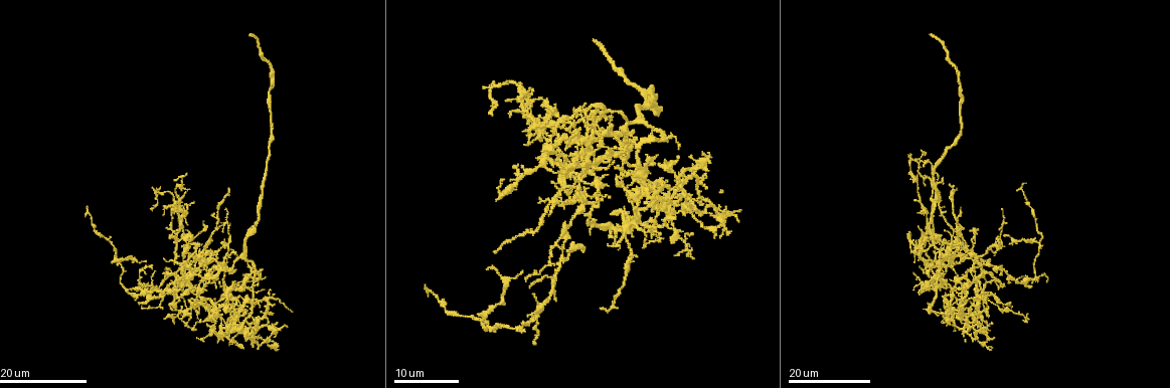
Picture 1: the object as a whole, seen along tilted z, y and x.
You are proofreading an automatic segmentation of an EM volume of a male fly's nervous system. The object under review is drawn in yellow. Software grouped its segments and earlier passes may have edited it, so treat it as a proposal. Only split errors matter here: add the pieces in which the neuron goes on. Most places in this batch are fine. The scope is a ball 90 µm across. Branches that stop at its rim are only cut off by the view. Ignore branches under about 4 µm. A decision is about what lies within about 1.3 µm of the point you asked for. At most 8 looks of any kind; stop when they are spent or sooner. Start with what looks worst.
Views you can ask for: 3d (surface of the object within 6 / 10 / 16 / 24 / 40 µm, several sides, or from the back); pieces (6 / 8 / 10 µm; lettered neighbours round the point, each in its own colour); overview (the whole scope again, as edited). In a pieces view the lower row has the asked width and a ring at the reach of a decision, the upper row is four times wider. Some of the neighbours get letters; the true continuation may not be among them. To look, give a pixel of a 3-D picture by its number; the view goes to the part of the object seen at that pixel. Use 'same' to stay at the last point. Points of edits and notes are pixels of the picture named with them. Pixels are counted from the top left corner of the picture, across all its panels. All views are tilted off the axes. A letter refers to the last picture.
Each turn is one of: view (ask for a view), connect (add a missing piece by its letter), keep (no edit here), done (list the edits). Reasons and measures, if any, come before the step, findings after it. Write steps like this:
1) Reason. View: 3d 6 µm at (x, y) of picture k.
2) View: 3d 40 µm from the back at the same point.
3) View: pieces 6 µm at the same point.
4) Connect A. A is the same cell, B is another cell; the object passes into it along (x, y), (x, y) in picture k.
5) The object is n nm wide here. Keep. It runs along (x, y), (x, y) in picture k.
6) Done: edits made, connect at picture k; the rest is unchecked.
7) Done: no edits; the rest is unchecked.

Tapers out. View: 3d 16 µm at (229, 188) of picture 1.

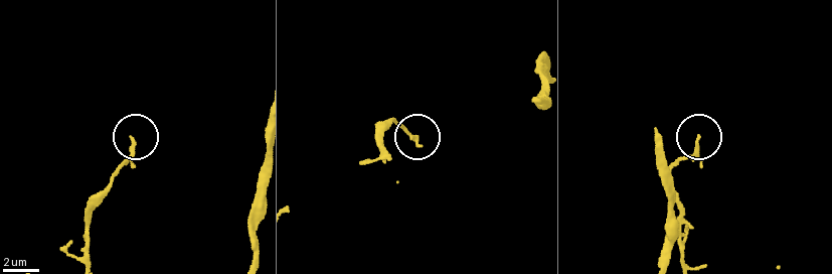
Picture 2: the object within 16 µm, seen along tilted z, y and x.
View: pieces 6 µm at (132, 139) of picture 2.

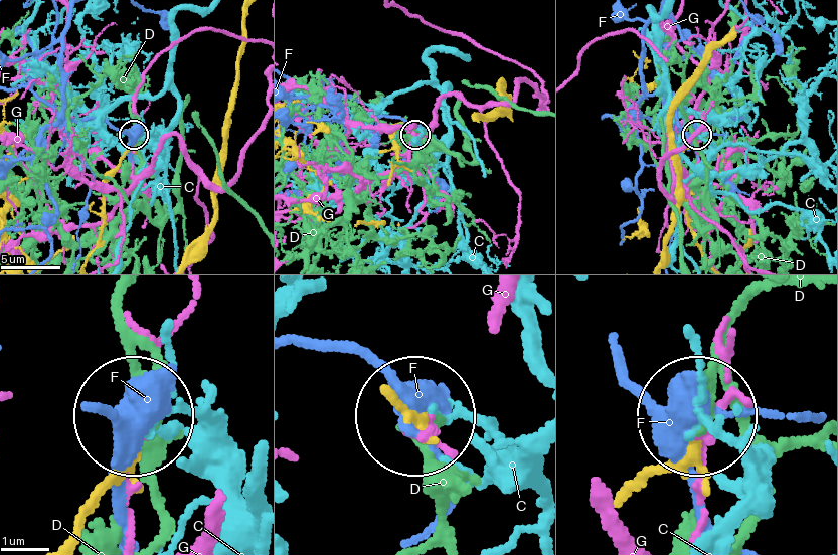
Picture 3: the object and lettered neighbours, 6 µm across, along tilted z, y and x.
Keep. C, D, F and G are other cells; it runs along (79, 530), (127, 458), (129, 424) in picture 3; none of them fits.

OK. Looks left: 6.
Thin end. View: 3d 16 µm at (539, 198) of picture 1.

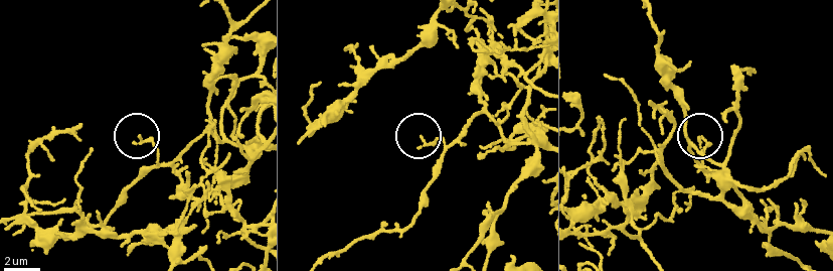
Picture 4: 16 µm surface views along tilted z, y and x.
View: pieces 10 µm at (139, 137) of picture 4.

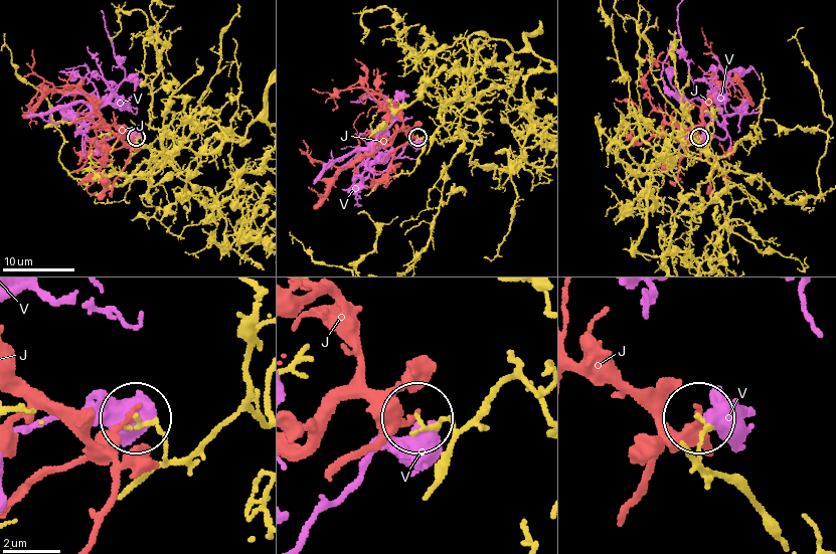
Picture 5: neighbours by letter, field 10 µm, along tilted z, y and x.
Keep. J and V are other cells; none of them fits.

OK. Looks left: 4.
Free end. View: 3d 16 µm at (613, 213) of picture 1.

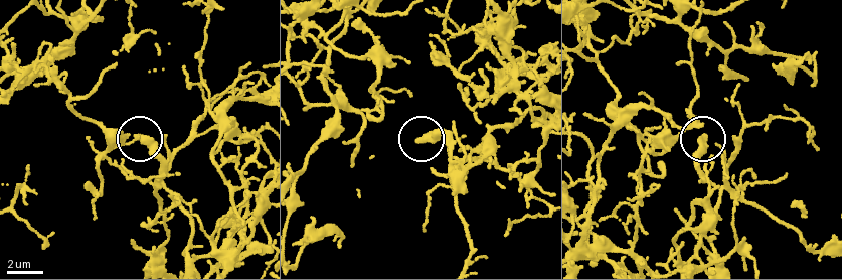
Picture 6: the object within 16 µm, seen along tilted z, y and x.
What lies round it. View: pieces 8 µm at (419, 142) of picture 6.

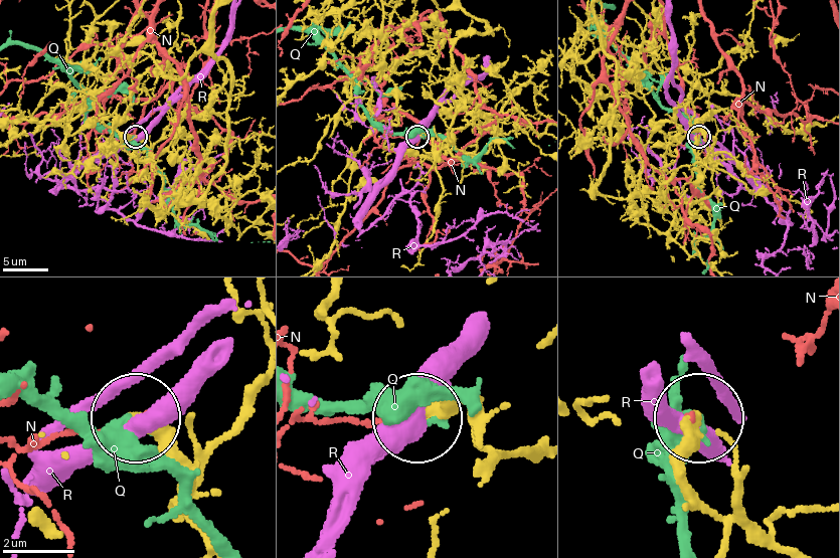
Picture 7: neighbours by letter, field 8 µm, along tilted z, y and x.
Keep. N, Q and R are other cells; it runs along (481, 430), (465, 407), (420, 414) in picture 7; none of them fits.

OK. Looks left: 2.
Tapers out. View: 3d 24 µm at (943, 297) of picture 1.

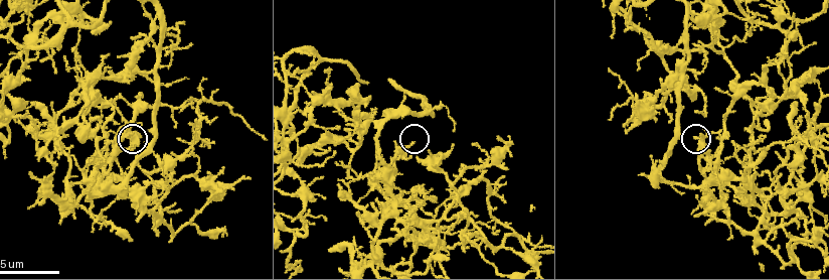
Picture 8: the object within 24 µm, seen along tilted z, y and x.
View: pieces 8 µm at (131, 132) of picture 8.

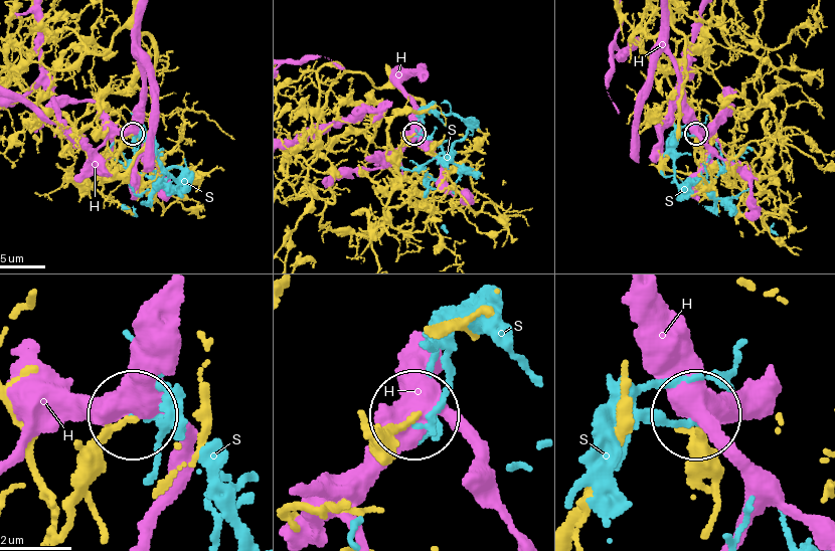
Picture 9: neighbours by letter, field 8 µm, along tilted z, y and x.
Keep. H and S are other cells; it runs along (363, 433), (411, 420) in picture 9; none of them fits.

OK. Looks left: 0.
Done: no edits; the rest is unchecked.

